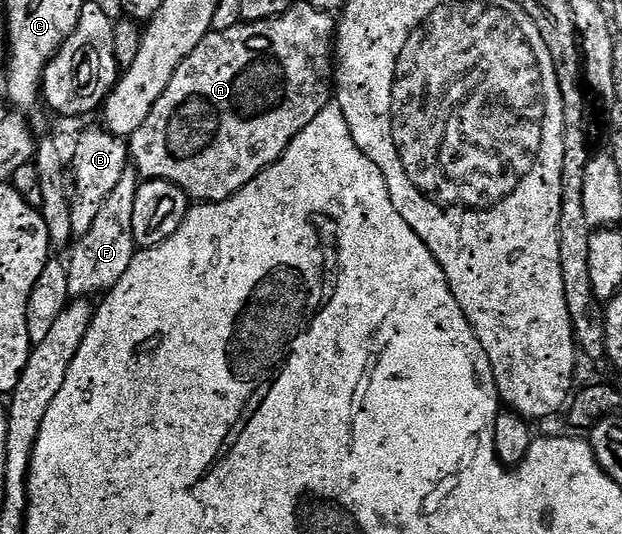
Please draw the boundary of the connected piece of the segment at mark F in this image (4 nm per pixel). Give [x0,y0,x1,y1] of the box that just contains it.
[66,166,141,298]

